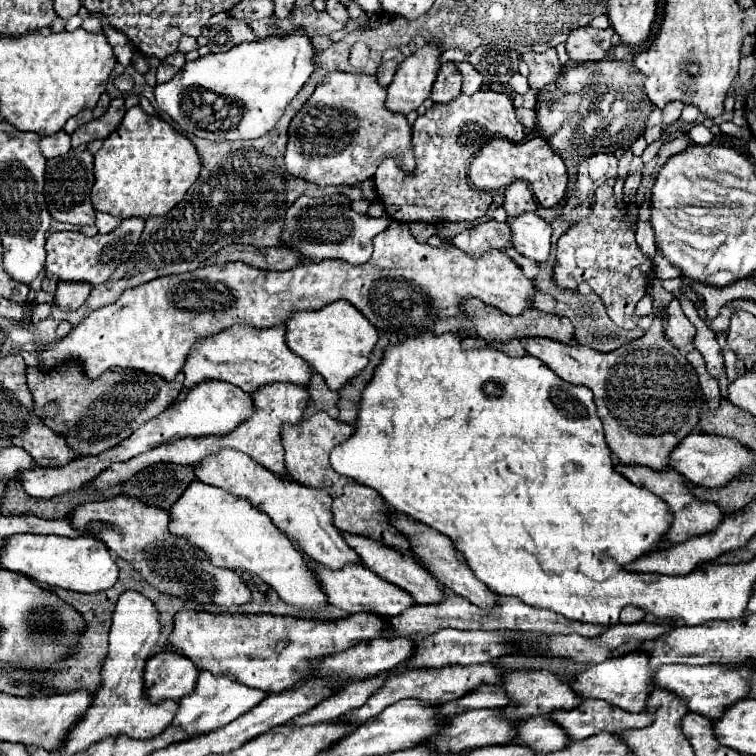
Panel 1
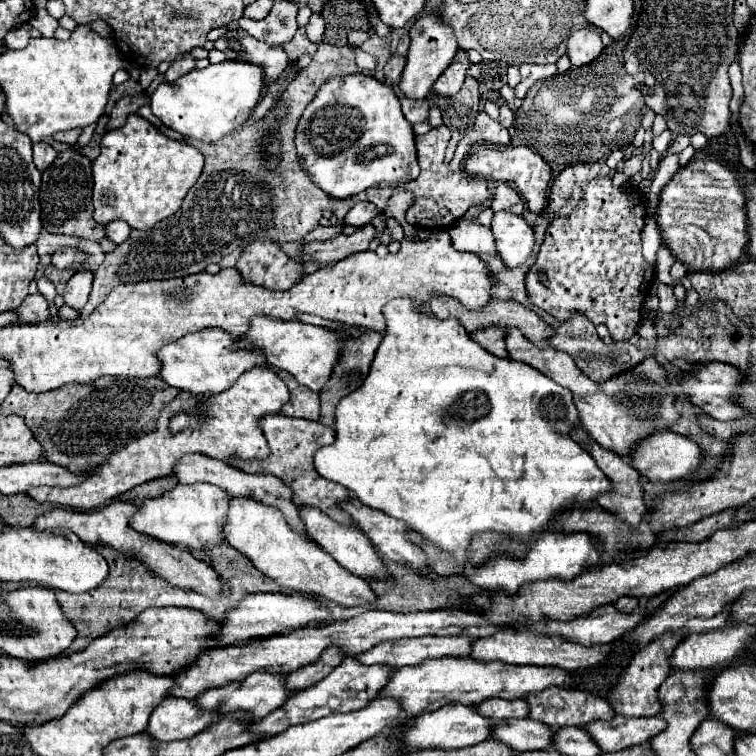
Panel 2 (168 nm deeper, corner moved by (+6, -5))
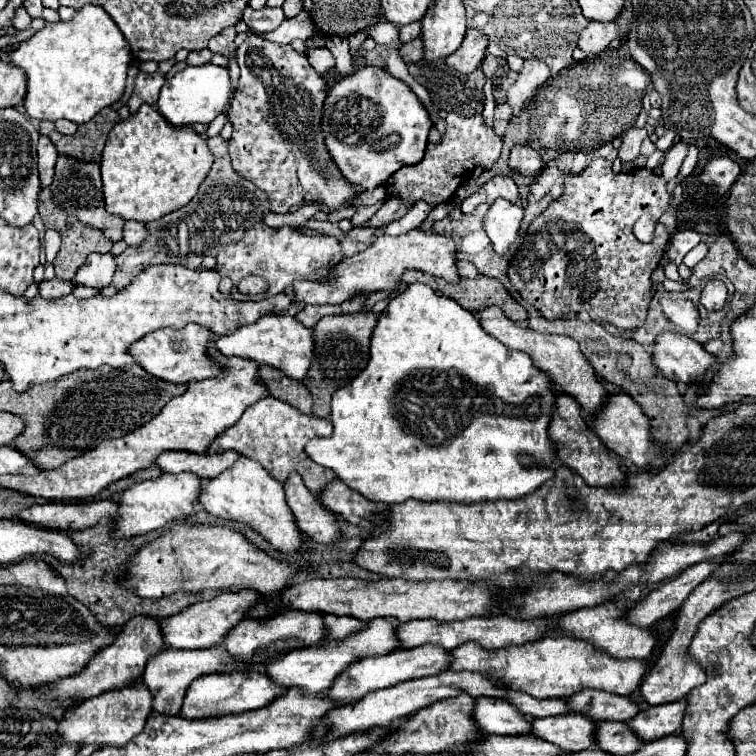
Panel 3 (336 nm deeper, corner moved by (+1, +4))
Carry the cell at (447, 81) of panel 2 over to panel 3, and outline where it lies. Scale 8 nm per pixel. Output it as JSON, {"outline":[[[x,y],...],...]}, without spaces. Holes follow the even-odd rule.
{"outline":[[[470,28],[466,32],[466,38],[462,42],[462,46],[450,54],[446,58],[446,64],[460,72],[460,74],[470,74],[472,70],[476,70],[480,66],[480,62],[484,60],[486,56],[486,46],[488,46],[488,38],[480,32],[480,30],[474,30]]]}

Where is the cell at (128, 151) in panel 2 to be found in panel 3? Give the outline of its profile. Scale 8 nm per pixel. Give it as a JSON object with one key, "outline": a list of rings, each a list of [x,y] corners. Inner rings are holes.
{"outline":[[[150,104],[114,124],[108,134],[100,170],[106,212],[124,220],[154,222],[168,212],[186,206],[198,192],[212,166],[212,152],[202,134],[190,128],[172,128]]]}

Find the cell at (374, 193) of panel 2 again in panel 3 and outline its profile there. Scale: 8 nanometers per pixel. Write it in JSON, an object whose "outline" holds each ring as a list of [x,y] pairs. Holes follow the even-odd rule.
{"outline":[[[448,114],[446,116],[446,132],[442,134],[438,144],[428,144],[424,160],[414,166],[404,166],[398,172],[394,172],[384,188],[392,196],[400,196],[402,202],[412,208],[418,200],[424,200],[430,208],[436,208],[440,204],[448,204],[454,200],[458,188],[470,178],[474,168],[488,170],[500,156],[502,150],[502,138],[494,132],[492,126],[484,122],[484,116],[458,116]]]}

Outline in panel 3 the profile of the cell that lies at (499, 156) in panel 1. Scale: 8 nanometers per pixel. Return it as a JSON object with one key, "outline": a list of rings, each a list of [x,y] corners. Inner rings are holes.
{"outline":[[[518,144],[510,150],[510,160],[508,160],[508,166],[518,172],[520,176],[524,178],[538,178],[538,174],[542,172],[544,168],[544,160],[542,160],[542,154],[526,144]]]}

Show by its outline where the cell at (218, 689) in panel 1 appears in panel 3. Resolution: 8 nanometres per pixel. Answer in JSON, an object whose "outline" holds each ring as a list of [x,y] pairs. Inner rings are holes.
{"outline":[[[374,618],[366,630],[352,634],[350,638],[346,638],[340,644],[330,644],[330,646],[314,646],[314,648],[304,648],[304,650],[292,650],[284,656],[280,656],[278,660],[272,660],[266,664],[266,676],[282,688],[298,688],[304,694],[320,694],[326,688],[330,688],[332,680],[338,676],[338,672],[342,672],[342,668],[346,668],[350,662],[354,662],[356,658],[364,658],[364,656],[378,656],[378,654],[390,654],[392,650],[398,648],[398,642],[394,638],[394,630],[396,630],[398,622],[390,618]]]}

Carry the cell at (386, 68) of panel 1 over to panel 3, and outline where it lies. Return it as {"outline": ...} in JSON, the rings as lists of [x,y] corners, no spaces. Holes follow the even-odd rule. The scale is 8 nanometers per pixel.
{"outline":[[[416,38],[408,44],[402,44],[400,46],[400,58],[406,62],[406,64],[414,64],[422,58],[422,40]]]}

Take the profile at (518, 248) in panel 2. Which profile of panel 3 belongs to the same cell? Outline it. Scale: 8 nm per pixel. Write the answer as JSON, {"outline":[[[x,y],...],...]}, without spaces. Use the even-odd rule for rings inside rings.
{"outline":[[[498,198],[486,218],[484,218],[484,230],[488,238],[492,240],[492,248],[496,254],[508,254],[518,240],[520,224],[524,218],[524,208],[520,204],[510,204],[508,200]]]}

